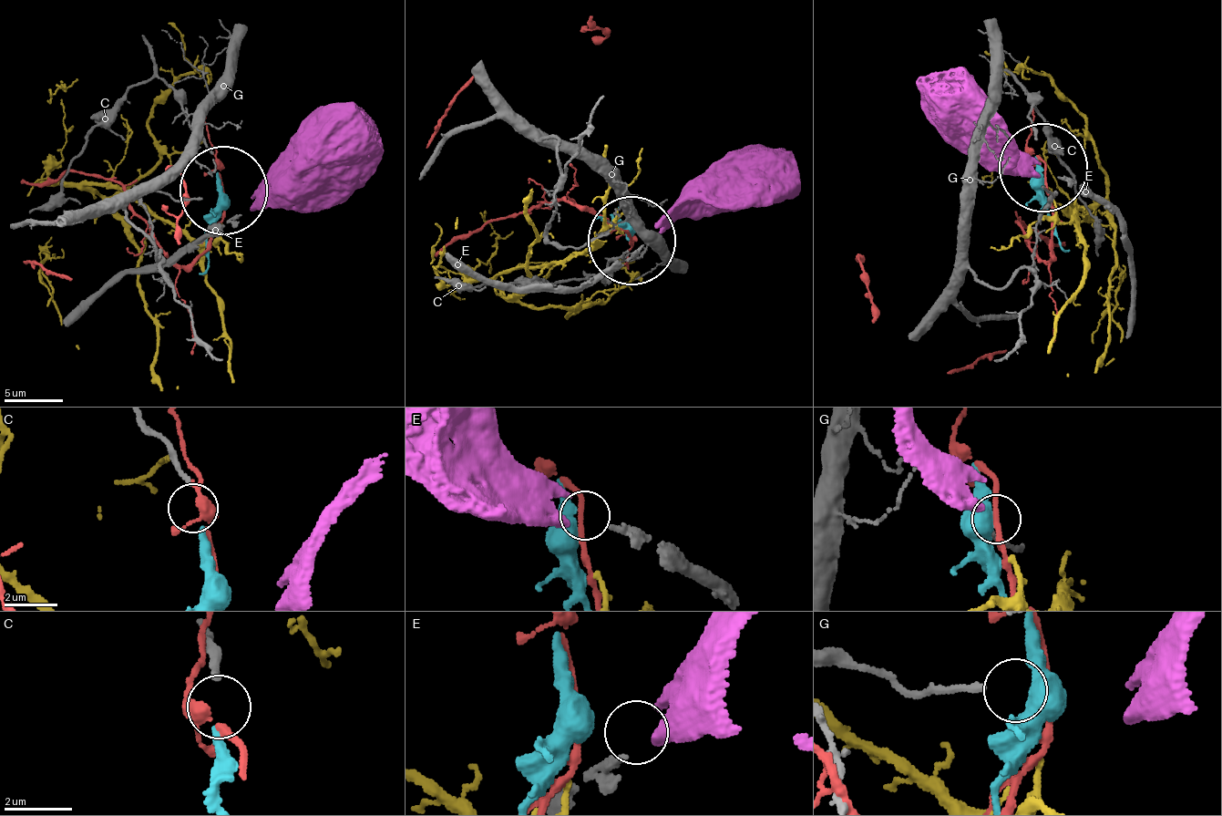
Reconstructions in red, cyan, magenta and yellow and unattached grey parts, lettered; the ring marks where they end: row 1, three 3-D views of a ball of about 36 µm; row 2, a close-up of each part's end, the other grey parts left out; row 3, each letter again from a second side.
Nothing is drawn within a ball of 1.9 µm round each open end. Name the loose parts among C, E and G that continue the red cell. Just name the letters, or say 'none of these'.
none of these

